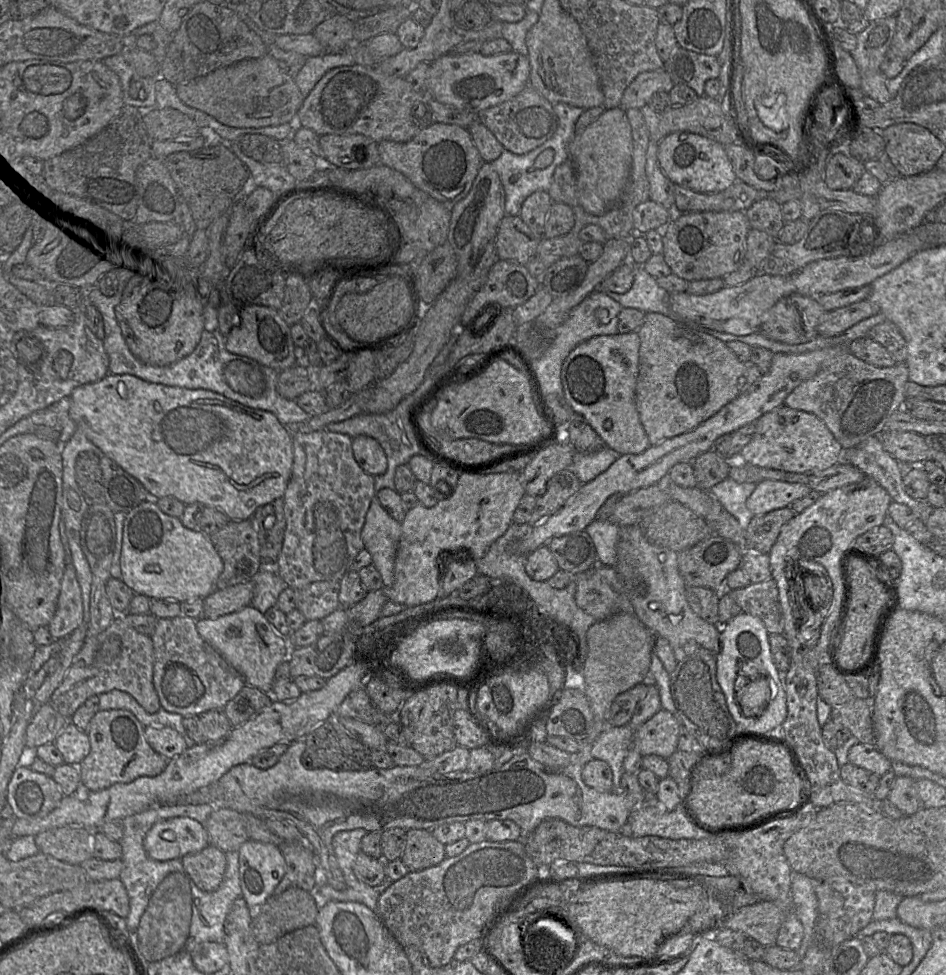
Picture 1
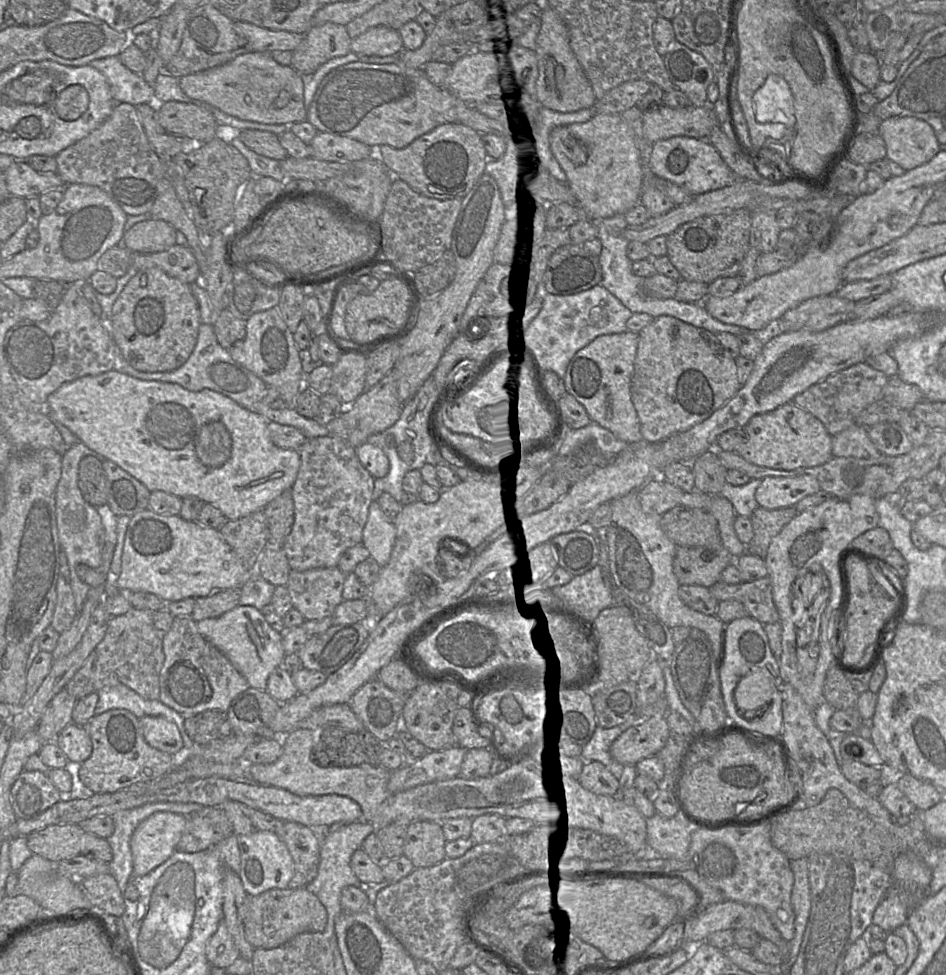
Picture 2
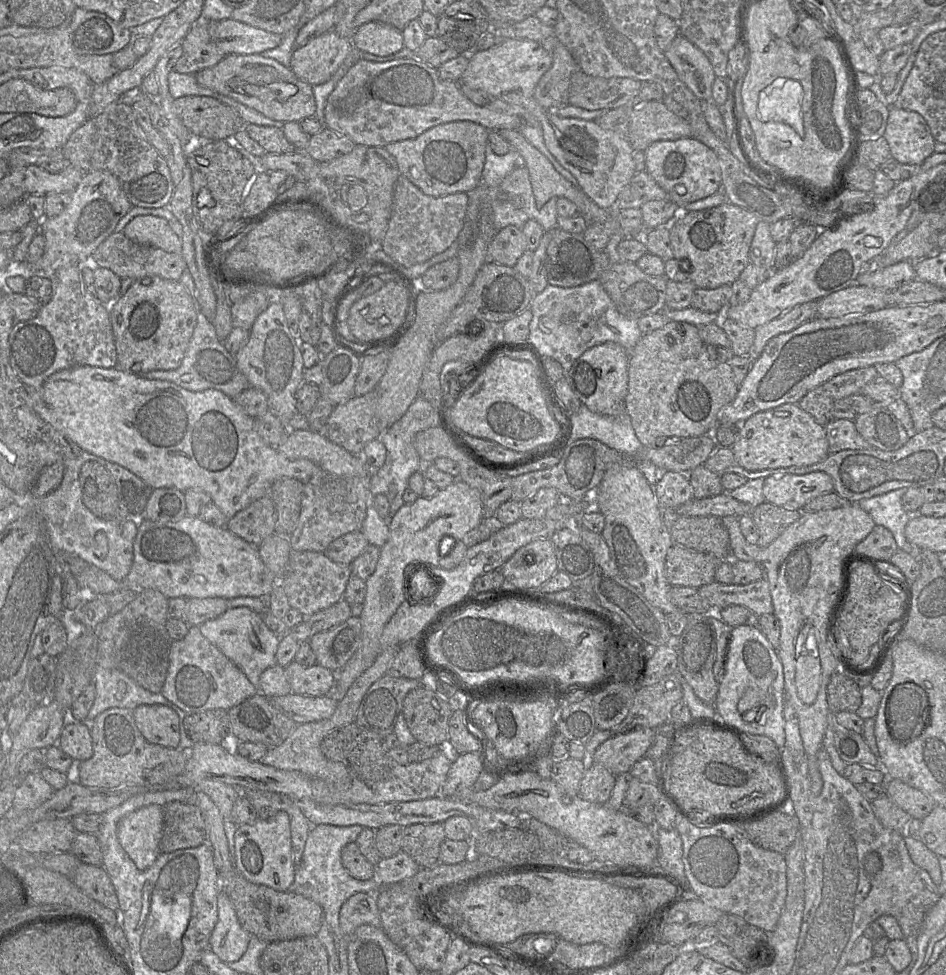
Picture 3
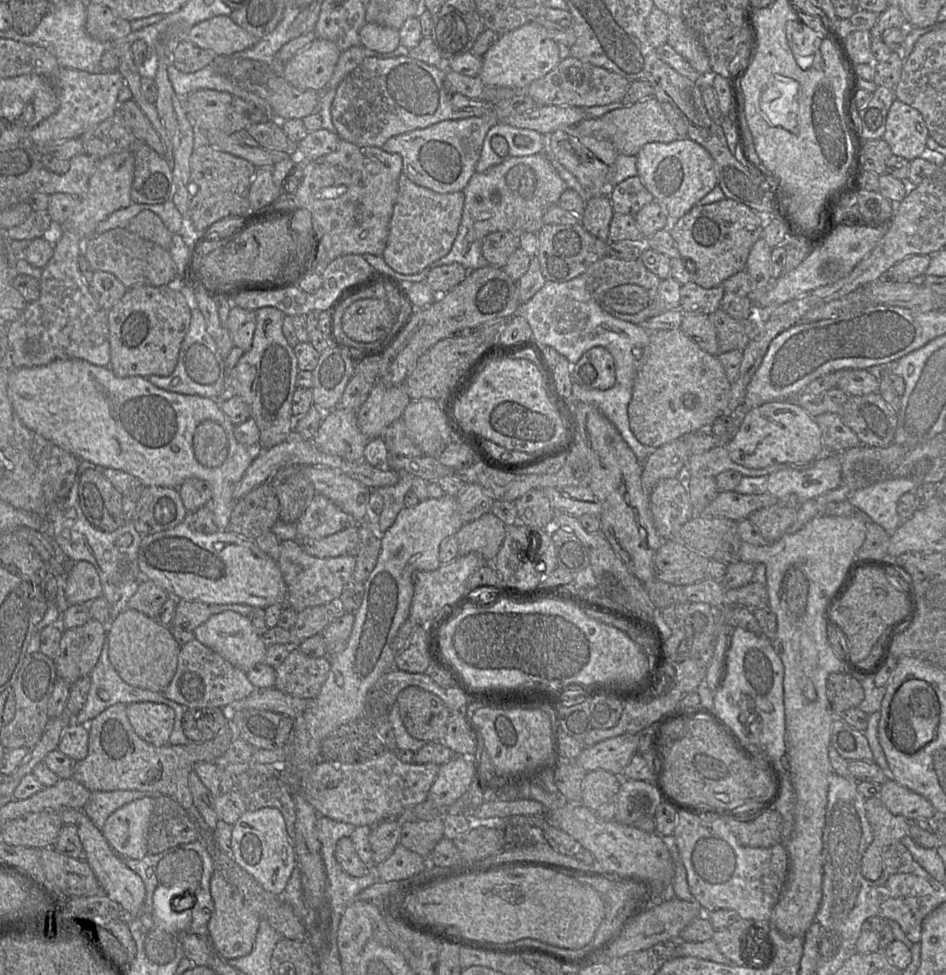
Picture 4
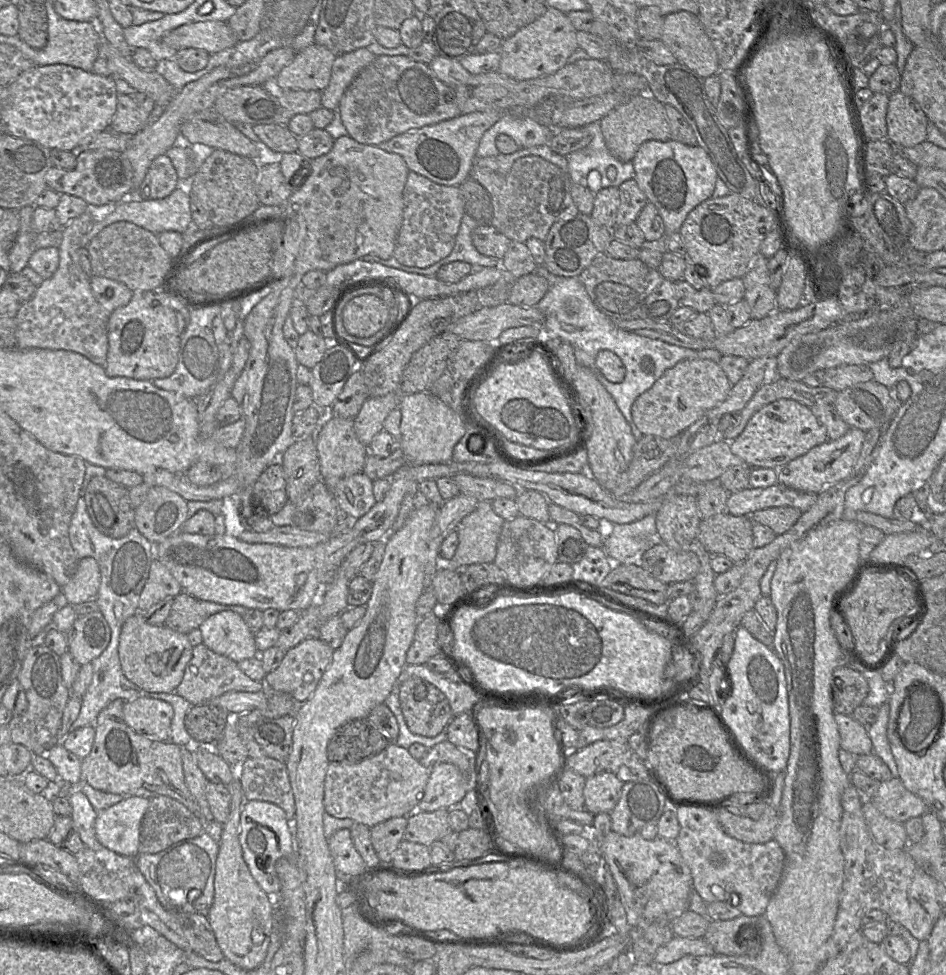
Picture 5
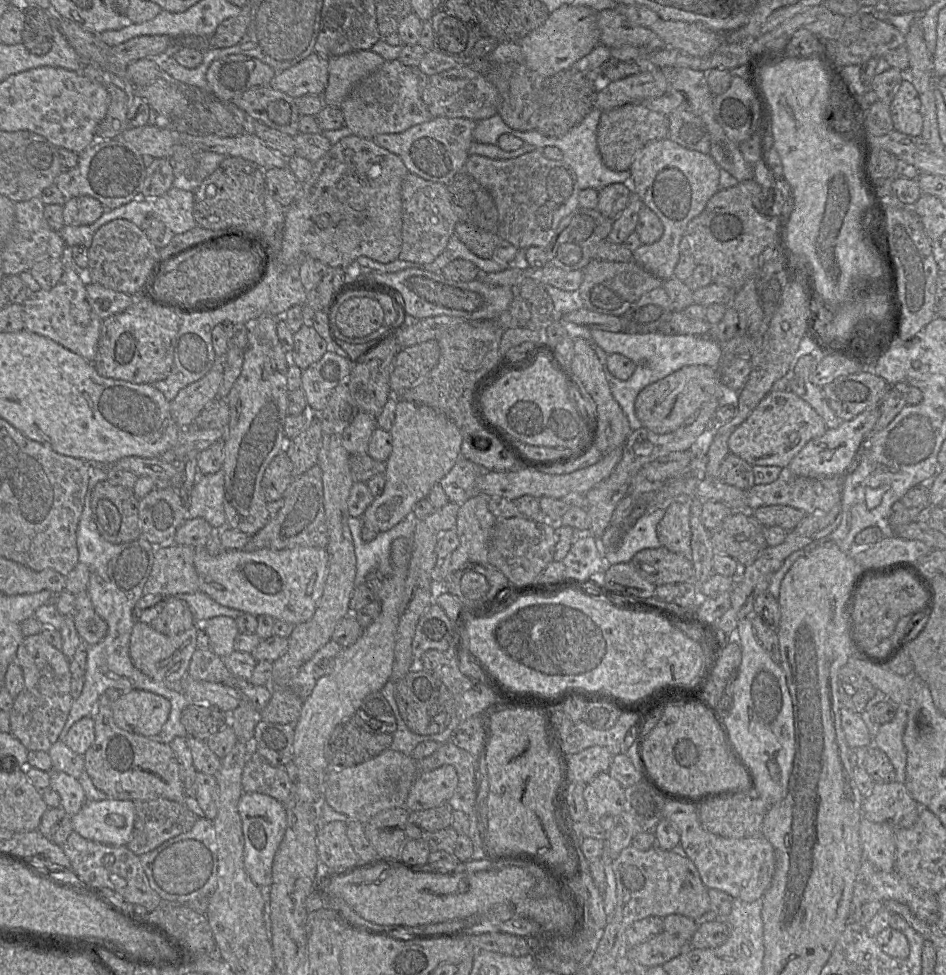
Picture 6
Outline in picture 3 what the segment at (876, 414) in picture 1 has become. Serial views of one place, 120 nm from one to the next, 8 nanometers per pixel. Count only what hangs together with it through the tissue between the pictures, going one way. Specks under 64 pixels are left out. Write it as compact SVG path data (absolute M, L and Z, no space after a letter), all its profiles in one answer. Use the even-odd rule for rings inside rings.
M874 366L858 368L835 375L806 393L798 405L818 423L826 425L831 418L834 403L844 397L861 394L863 387L876 378Z

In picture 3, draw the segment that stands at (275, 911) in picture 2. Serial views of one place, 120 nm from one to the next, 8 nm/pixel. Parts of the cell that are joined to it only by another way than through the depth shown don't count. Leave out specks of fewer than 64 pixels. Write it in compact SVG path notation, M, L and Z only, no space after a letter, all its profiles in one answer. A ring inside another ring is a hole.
M236 868L230 872L220 872L220 886L233 902L241 926L252 936L267 943L316 936L321 928L321 906L301 894L292 891L279 892L266 885L254 884Z

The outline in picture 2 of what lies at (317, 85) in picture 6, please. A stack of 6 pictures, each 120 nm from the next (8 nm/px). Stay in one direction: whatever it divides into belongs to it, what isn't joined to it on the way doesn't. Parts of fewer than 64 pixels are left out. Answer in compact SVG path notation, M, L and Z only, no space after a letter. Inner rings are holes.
M326 23L312 26L292 53L291 66L300 75L313 74L323 63L351 52L346 26Z

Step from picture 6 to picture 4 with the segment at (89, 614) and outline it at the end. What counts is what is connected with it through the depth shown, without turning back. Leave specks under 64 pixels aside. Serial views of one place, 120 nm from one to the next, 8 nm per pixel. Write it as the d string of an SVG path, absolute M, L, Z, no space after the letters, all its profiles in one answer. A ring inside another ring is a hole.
M91 619L82 626L65 630L55 662L57 676L70 685L91 673L107 639L107 626Z

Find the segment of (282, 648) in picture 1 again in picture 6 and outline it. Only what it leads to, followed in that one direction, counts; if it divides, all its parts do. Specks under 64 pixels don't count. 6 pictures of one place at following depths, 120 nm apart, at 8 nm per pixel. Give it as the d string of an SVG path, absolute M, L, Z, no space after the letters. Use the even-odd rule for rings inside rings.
M216 616L203 622L203 629L209 637L210 648L219 657L231 654L234 641L239 634L235 619L228 616Z

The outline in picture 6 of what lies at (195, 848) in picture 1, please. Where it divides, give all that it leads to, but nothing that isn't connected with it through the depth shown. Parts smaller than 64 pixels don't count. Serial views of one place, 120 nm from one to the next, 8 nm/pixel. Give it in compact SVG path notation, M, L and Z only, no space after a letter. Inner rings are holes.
M105 799L87 800L81 810L71 817L73 830L87 840L112 846L126 846L131 839L135 818L135 802L131 800Z

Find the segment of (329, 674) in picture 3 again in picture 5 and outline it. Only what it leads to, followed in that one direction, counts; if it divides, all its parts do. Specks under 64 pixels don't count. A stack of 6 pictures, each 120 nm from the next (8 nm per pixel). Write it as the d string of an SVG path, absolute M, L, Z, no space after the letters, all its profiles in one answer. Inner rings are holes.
M308 637L286 651L280 665L266 674L264 683L267 689L290 694L299 704L306 702L314 693L322 675L329 667L334 649L317 637Z

